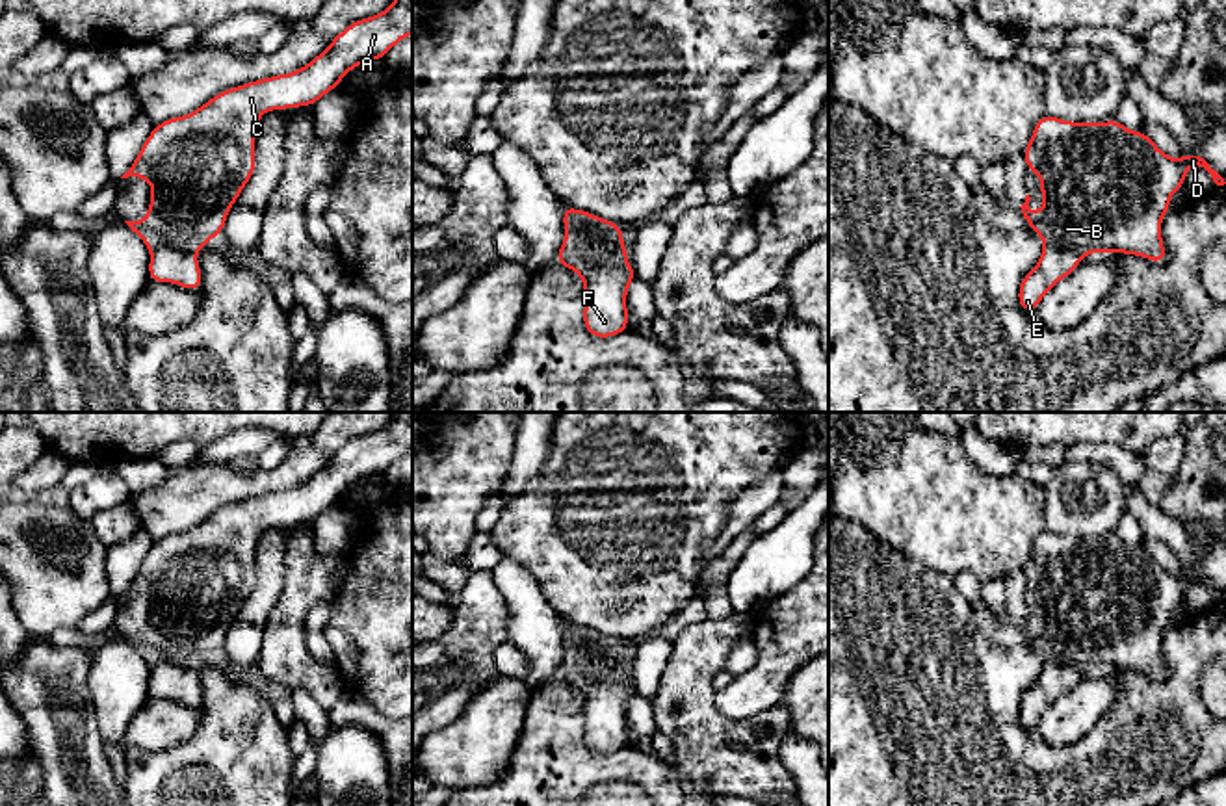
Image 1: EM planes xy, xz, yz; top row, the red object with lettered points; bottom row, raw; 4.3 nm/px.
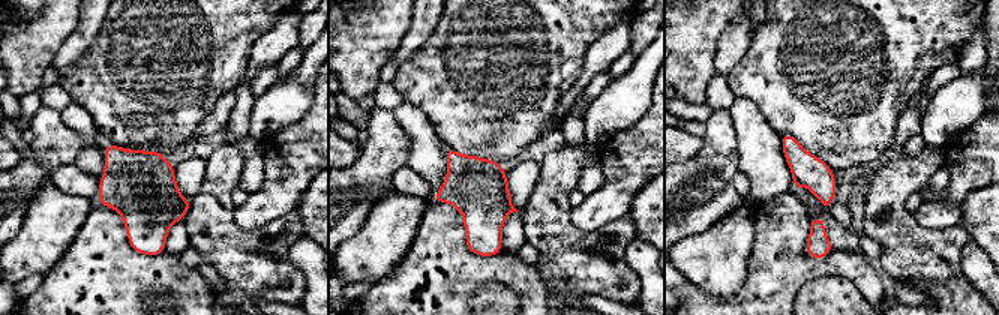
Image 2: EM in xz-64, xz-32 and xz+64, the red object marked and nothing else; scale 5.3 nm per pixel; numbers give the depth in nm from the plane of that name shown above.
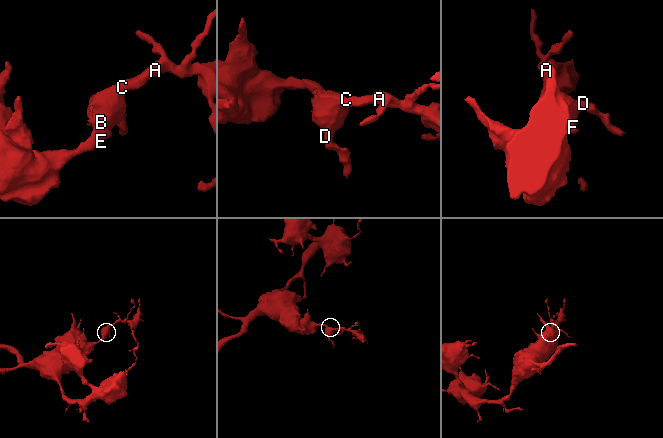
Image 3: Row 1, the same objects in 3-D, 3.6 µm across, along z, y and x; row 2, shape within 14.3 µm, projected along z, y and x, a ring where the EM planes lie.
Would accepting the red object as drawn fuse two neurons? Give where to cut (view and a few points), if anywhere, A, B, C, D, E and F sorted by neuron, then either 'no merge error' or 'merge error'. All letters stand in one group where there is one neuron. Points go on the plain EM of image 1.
cut xz (563, 621), (582, 643), (587, 643), (597, 634); groups A B C D F / E; merge error

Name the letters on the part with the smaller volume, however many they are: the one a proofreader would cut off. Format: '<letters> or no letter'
A, B, C, D, F

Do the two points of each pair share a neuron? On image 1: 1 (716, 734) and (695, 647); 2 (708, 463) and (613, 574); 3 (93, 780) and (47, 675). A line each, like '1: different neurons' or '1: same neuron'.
1: same neuron
2: same neuron
3: same neuron

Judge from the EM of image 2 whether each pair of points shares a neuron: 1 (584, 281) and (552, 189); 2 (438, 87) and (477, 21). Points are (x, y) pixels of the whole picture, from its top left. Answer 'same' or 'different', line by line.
1: same
2: same

